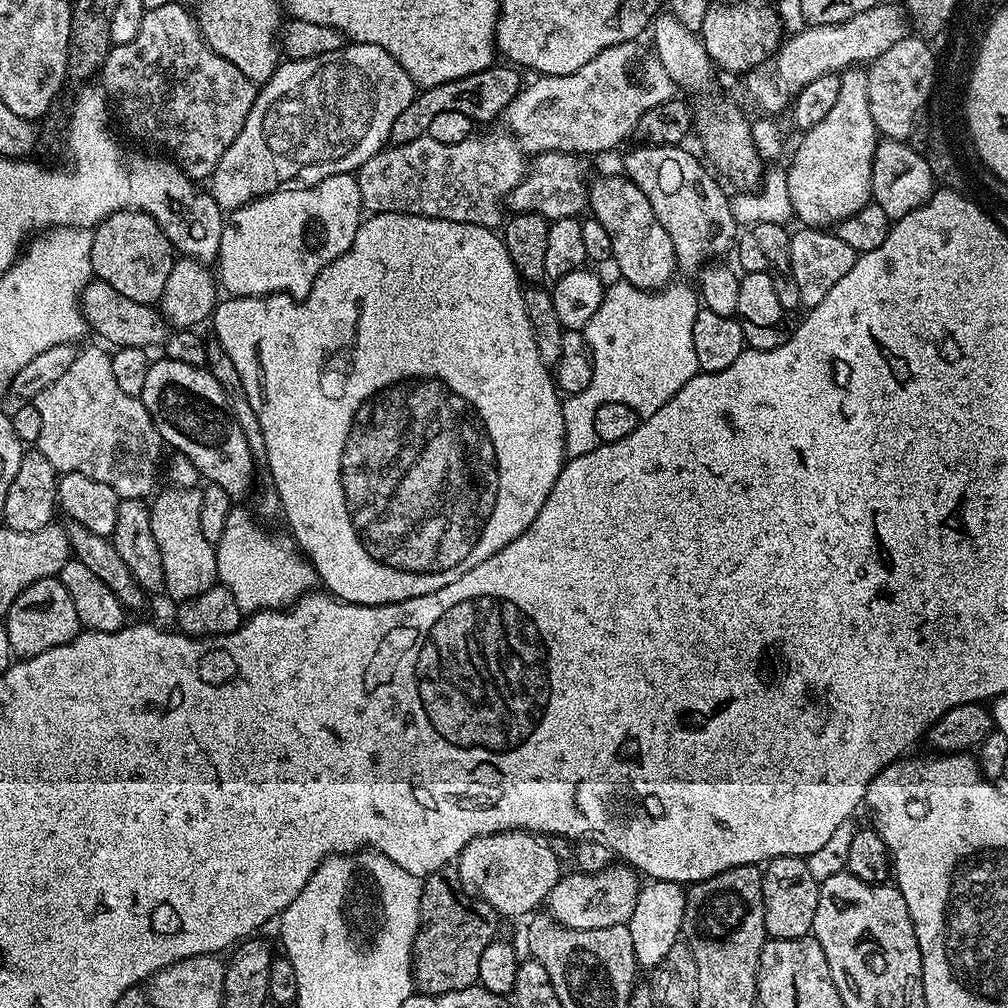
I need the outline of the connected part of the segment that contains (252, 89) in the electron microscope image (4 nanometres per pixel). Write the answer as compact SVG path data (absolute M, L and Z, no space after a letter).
M179 2L145 11L142 26L138 26L138 34L134 34L130 42L109 47L98 80L101 80L99 83L105 97L120 107L121 114L132 123L133 130L144 132L146 139L169 148L177 156L175 159L180 171L194 182L204 182L211 177L230 142L238 138L258 91L257 85L246 78L246 74L242 74L234 62L226 62L222 54L210 50L210 46L200 36L197 21Z

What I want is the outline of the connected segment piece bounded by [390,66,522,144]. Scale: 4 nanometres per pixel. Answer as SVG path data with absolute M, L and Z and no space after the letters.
M493 66L484 72L475 72L466 78L458 78L450 82L442 82L433 88L425 88L417 91L415 98L398 114L398 122L394 122L390 137L392 144L405 144L414 142L418 138L428 135L430 121L438 114L454 110L457 114L466 114L477 125L484 124L487 120L503 117L505 108L510 105L516 95L522 89L520 82L521 73L515 67L504 66L499 68Z

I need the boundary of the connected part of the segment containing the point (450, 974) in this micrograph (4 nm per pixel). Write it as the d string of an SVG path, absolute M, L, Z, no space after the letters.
M455 867L439 868L423 877L422 898L420 899L420 929L412 947L412 983L417 993L426 996L441 996L473 987L479 981L478 962L482 950L497 939L496 920L498 914L486 902L474 899L462 886Z

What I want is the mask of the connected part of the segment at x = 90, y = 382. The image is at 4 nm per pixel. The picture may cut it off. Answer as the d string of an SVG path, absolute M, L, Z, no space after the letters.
M100 348L77 351L74 366L70 366L70 370L66 370L58 382L46 386L46 390L34 398L39 417L42 418L38 450L50 461L50 466L56 468L57 473L86 474L86 478L106 482L106 486L113 488L121 500L139 500L147 497L148 491L153 491L152 483L156 480L156 463L160 460L162 441L144 401L139 396L125 394L119 388L111 361L111 355Z

